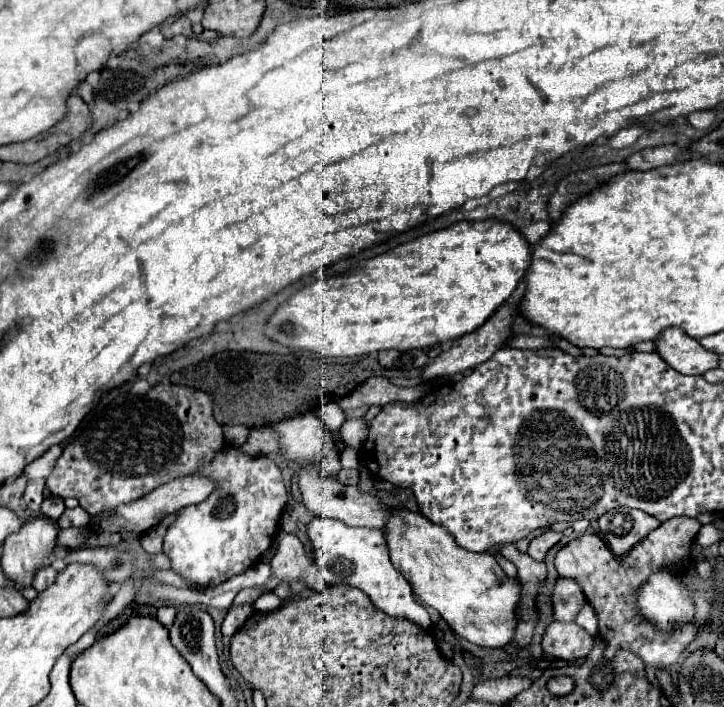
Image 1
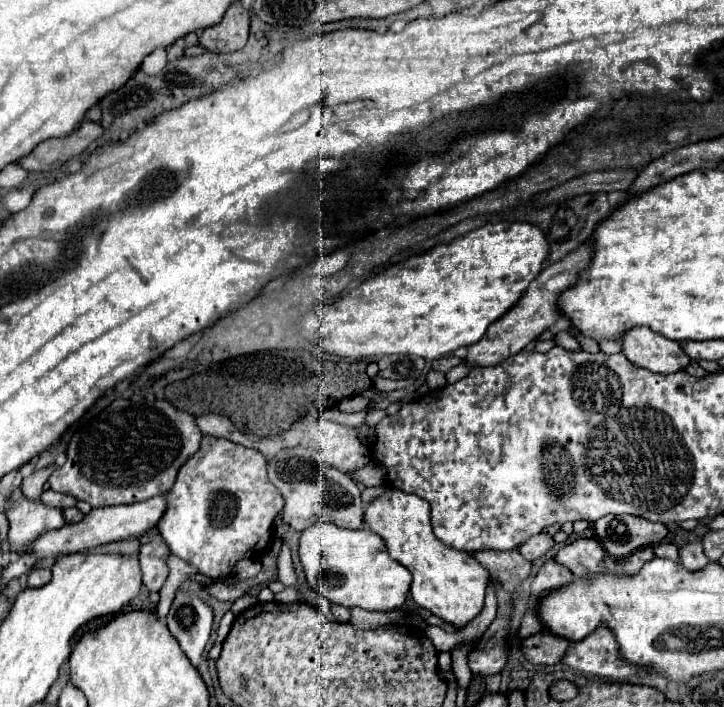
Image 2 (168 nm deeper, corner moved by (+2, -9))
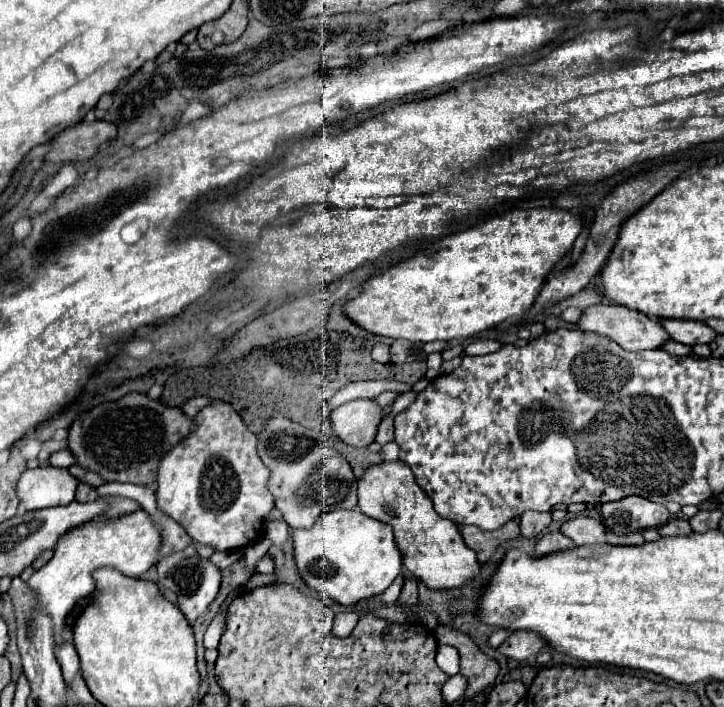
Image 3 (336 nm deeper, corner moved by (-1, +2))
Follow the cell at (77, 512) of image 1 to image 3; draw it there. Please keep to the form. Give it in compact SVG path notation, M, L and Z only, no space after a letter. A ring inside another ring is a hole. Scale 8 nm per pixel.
M84 483L78 485L78 489L76 489L76 501L78 503L88 503L88 501L94 501L96 497L98 495L96 495L96 489L94 487L88 487Z

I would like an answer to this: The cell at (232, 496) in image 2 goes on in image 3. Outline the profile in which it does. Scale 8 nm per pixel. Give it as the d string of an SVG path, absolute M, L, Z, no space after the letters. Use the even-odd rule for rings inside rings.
M216 401L204 407L194 417L198 429L188 439L180 441L168 453L158 467L158 509L170 515L184 531L200 545L210 545L214 551L236 551L244 549L248 543L254 543L262 535L262 525L266 515L274 509L274 497L268 489L268 469L260 461L256 445L258 437L242 423L240 415L232 409L230 403Z

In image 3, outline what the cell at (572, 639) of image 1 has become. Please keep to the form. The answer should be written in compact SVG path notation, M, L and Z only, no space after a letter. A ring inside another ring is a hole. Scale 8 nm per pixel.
M516 631L512 633L500 647L498 651L502 655L506 655L508 659L518 659L518 661L524 661L528 659L530 655L538 653L542 647L546 647L548 643L544 641L544 637L540 637L538 633L532 633L532 631Z

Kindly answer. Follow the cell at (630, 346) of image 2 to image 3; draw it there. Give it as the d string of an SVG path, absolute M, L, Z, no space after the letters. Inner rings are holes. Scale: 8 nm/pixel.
M598 303L598 305L588 307L584 311L582 319L578 321L578 327L582 331L594 331L594 333L606 335L626 351L662 349L662 345L670 341L670 337L668 337L666 329L662 327L660 321L656 321L652 317L644 317L644 313L632 311L632 309L626 309L626 307L620 307L620 305L608 305L608 303Z

